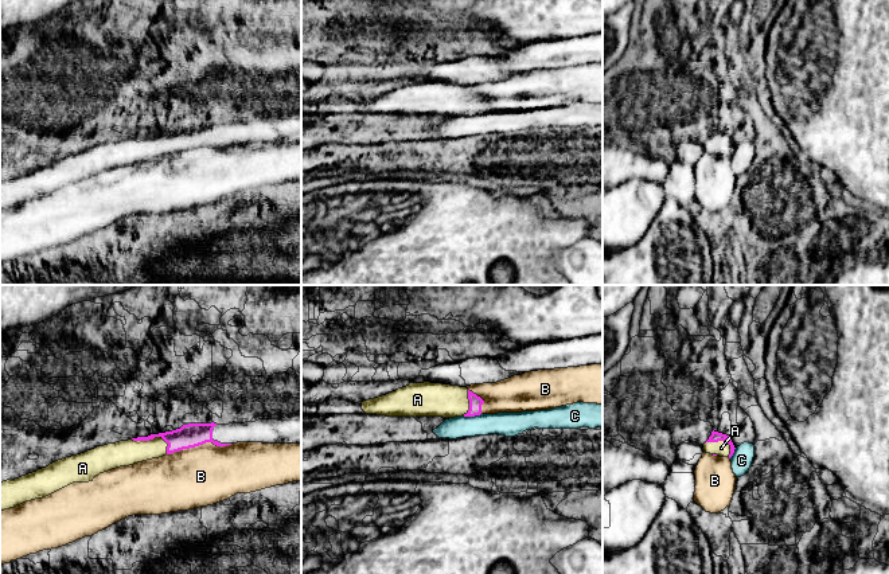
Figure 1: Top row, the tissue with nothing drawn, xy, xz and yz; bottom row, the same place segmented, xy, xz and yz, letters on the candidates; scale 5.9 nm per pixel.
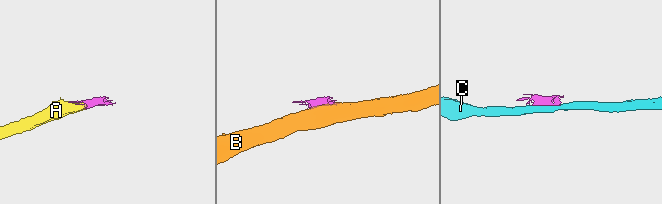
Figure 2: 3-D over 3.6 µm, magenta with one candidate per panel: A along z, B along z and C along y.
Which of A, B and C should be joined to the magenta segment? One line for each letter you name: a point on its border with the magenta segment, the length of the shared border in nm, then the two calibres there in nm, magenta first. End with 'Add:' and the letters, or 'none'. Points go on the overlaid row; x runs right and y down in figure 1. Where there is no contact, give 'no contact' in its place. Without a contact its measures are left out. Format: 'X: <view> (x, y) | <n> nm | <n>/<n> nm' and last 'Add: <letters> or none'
A: xy (155, 436) | 240 nm | 140/160 nm
Add: A

